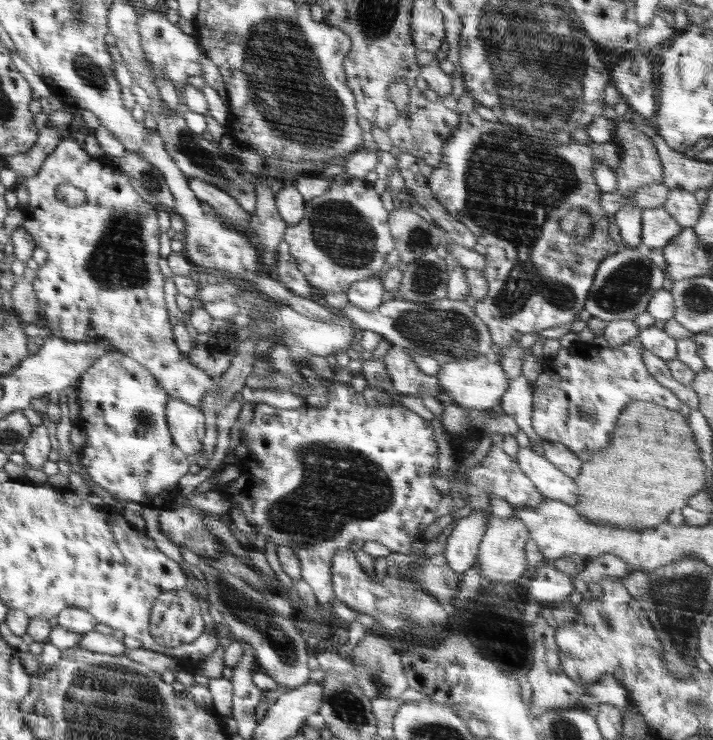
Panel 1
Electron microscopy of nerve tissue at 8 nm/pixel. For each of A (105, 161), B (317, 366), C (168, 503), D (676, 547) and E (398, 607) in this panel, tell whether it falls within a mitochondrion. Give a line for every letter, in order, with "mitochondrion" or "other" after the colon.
A: other
B: other
C: other
D: other
E: mitochondrion

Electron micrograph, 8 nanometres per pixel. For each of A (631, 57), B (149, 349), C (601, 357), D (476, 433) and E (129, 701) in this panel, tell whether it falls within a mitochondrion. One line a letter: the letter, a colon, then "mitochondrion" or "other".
A: other
B: other
C: other
D: other
E: mitochondrion

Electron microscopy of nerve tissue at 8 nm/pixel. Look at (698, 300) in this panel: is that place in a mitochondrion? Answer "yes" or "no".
yes

